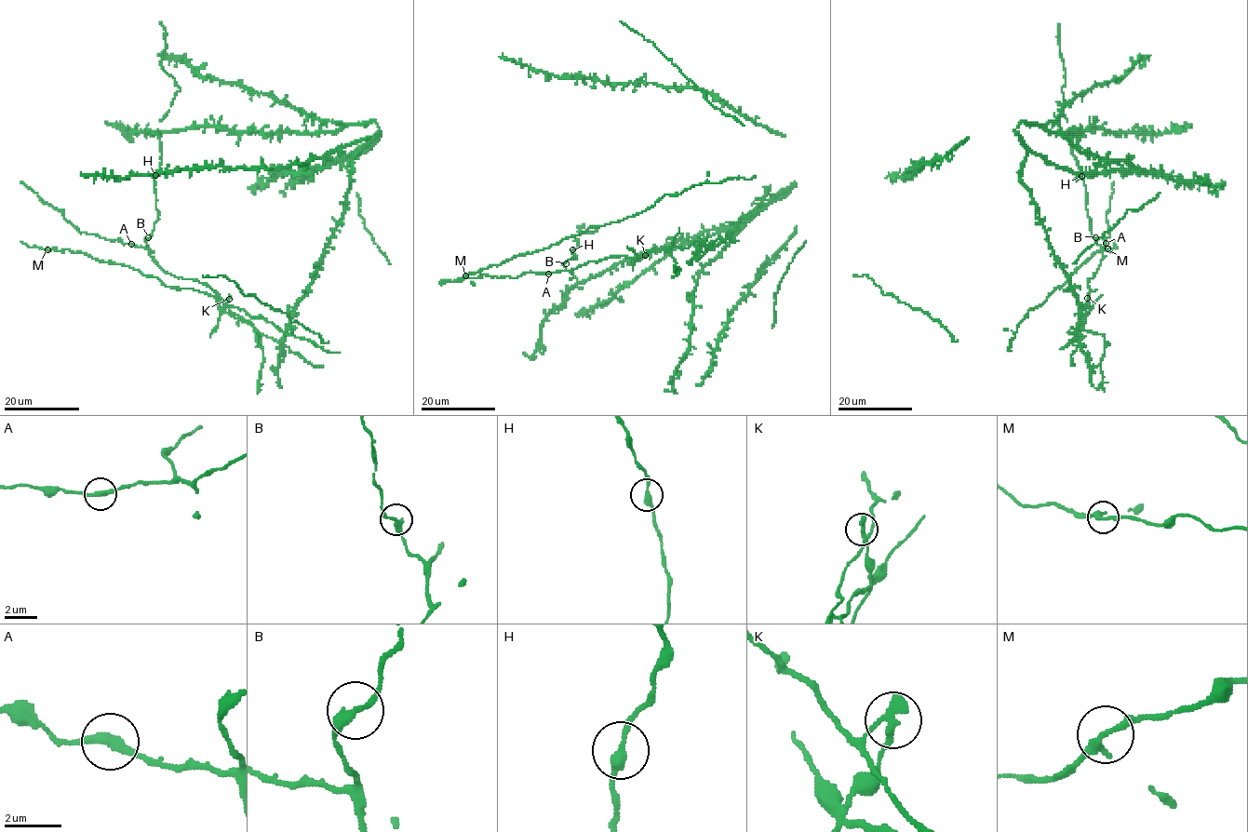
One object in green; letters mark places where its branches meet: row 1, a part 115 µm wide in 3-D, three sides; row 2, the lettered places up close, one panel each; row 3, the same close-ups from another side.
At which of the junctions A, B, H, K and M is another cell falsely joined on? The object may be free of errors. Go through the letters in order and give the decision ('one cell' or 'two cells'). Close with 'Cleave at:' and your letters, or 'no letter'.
A: one cell
B: one cell
H: one cell
K: two cells
M: one cell
Cleave at: K

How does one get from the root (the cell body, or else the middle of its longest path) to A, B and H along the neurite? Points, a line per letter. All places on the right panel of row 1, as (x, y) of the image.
A: (1086, 303), (1091, 291), (1088, 280), (1103, 259), (1106, 243)
B: (1086, 303), (1091, 291), (1088, 280), (1103, 259), (1102, 248), (1095, 236)
H: (1086, 303), (1091, 291), (1088, 280), (1100, 264), (1103, 250), (1090, 228), (1086, 190), (1081, 176)

